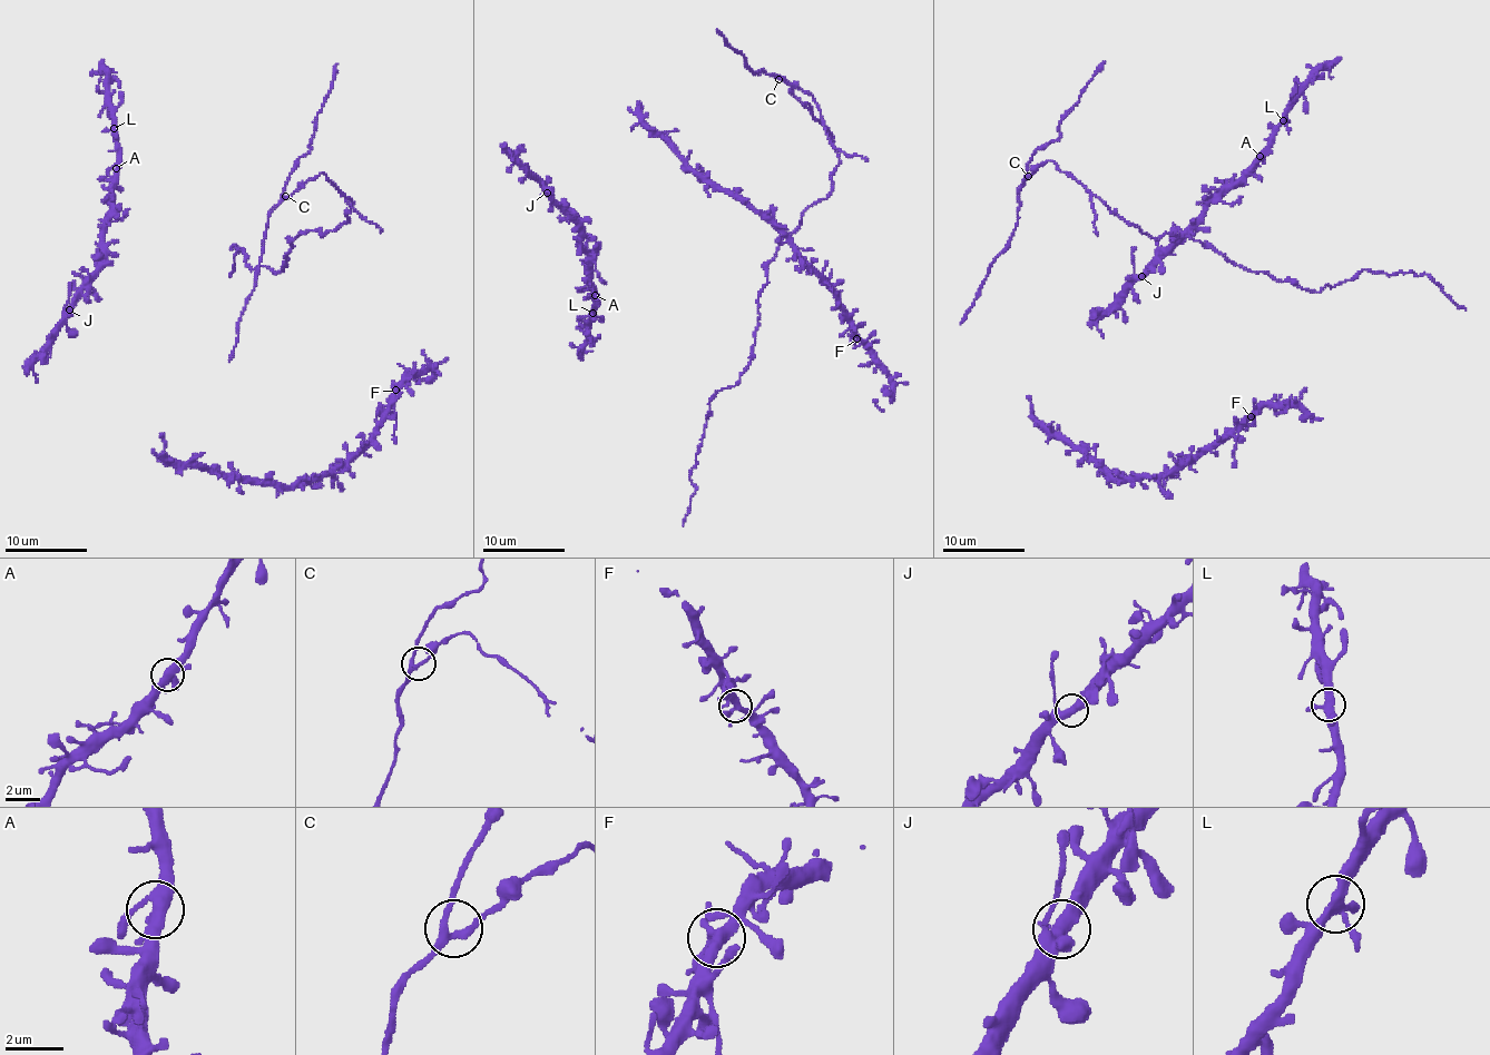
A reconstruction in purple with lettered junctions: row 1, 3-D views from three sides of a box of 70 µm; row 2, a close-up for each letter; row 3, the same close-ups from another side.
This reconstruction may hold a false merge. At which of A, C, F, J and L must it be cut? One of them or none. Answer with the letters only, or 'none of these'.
none of these

